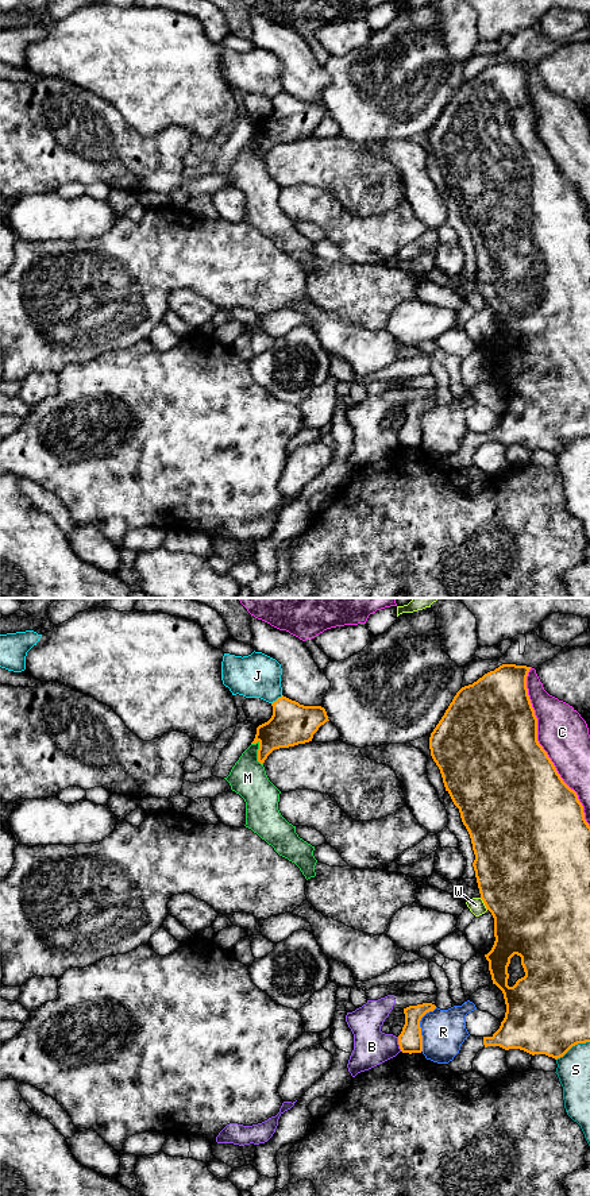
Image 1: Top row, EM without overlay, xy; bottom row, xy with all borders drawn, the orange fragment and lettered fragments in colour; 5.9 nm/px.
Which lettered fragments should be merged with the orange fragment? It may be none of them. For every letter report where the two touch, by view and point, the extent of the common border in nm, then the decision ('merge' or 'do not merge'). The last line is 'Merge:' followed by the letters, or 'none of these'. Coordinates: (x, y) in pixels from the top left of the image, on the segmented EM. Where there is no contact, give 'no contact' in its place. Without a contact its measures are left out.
B: contact xy (398, 1044); length 90 nm; do not merge
C: contact xy (542, 747); length 1000 nm; do not merge
J: contact xy (278, 698); length 90 nm; do not merge
M: contact xy (258, 752); length 150 nm; do not merge
R: contact xy (420, 1027); length 280 nm; do not merge
S: contact xy (573, 1045); length 240 nm; do not merge
W: contact xy (484, 902); length 90 nm; do not merge
Merge: none of these

